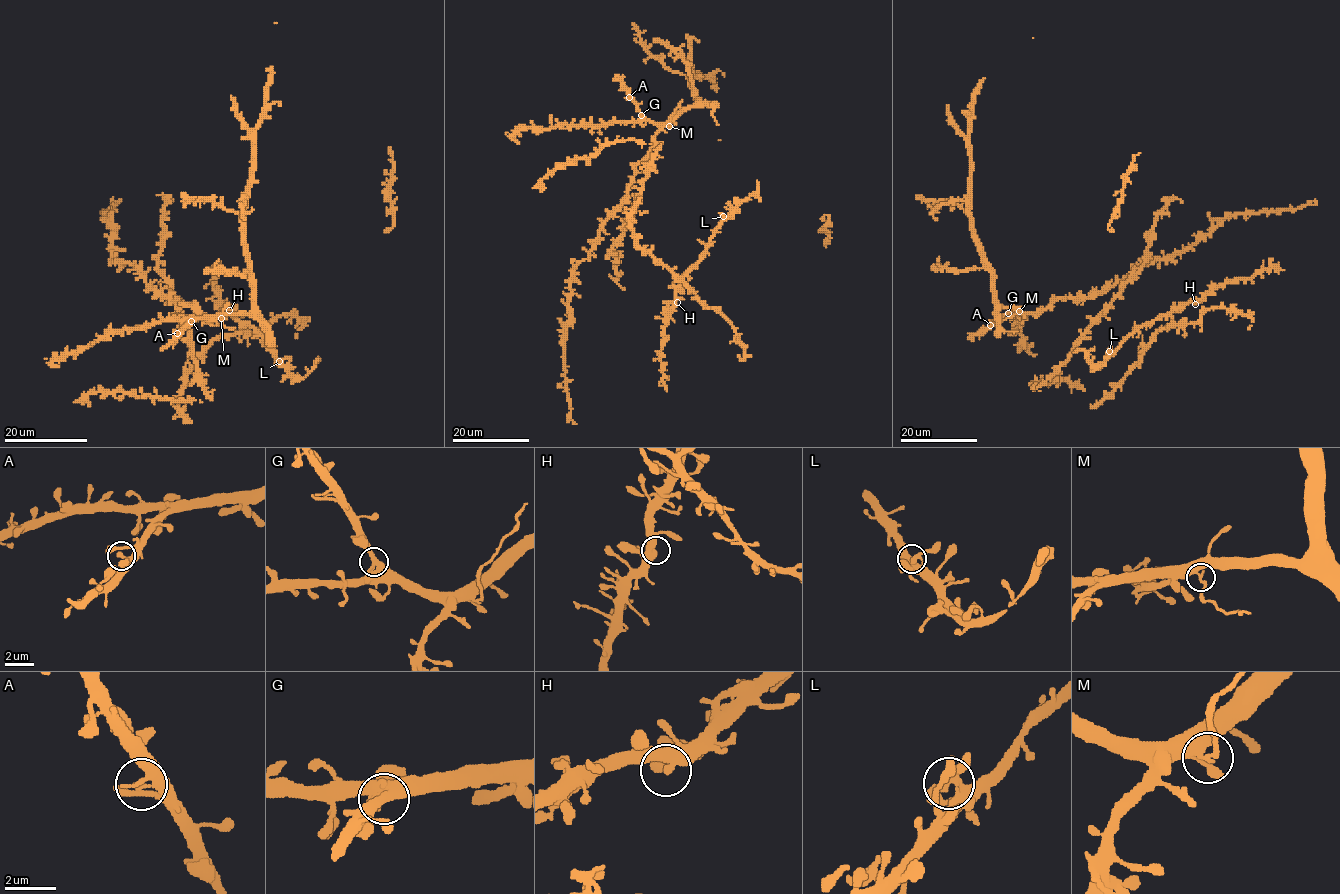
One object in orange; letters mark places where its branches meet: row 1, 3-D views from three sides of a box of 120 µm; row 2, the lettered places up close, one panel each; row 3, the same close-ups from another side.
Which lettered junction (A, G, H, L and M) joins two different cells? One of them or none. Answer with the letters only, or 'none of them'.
M

